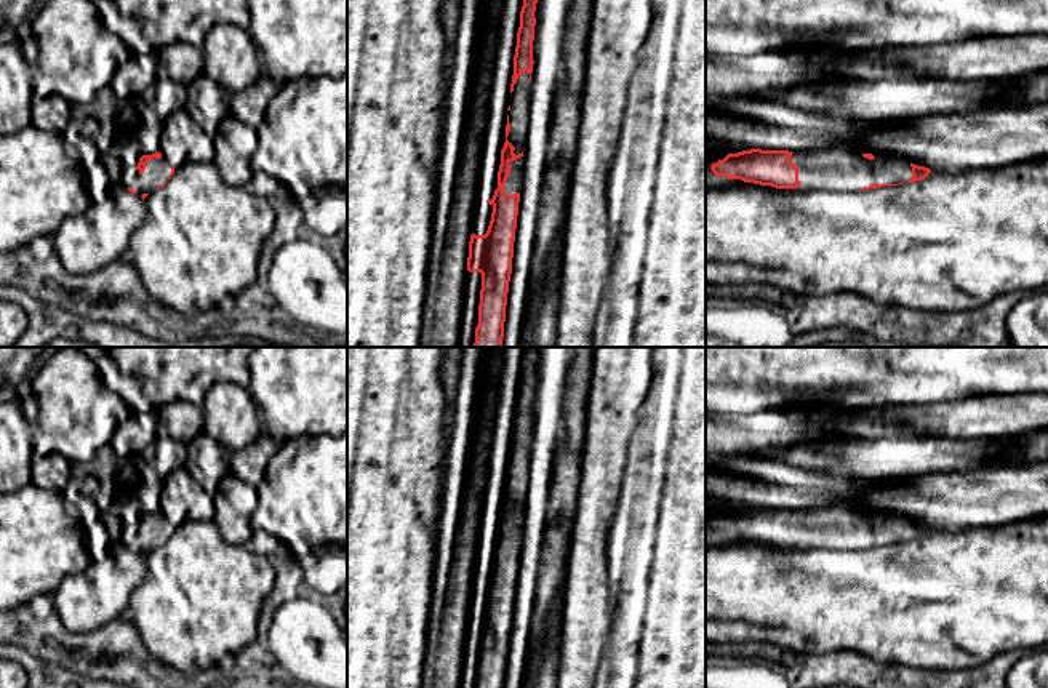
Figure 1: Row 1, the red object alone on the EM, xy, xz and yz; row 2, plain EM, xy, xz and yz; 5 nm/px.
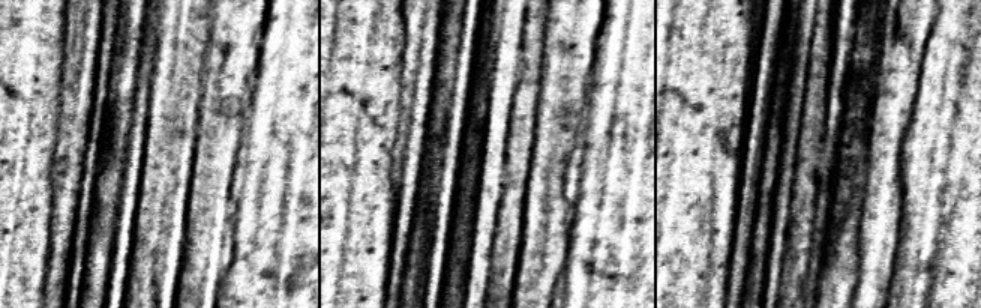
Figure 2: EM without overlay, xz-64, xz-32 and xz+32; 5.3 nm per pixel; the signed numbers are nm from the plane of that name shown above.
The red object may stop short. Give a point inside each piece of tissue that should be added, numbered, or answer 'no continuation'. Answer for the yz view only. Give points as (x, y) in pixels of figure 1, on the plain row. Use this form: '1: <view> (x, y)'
1: yz (829, 528)

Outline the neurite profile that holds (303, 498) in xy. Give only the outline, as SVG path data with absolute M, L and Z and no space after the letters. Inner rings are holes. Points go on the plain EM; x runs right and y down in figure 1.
M347 432L282 442L256 491L253 530L272 534L294 557L331 544L347 550Z

